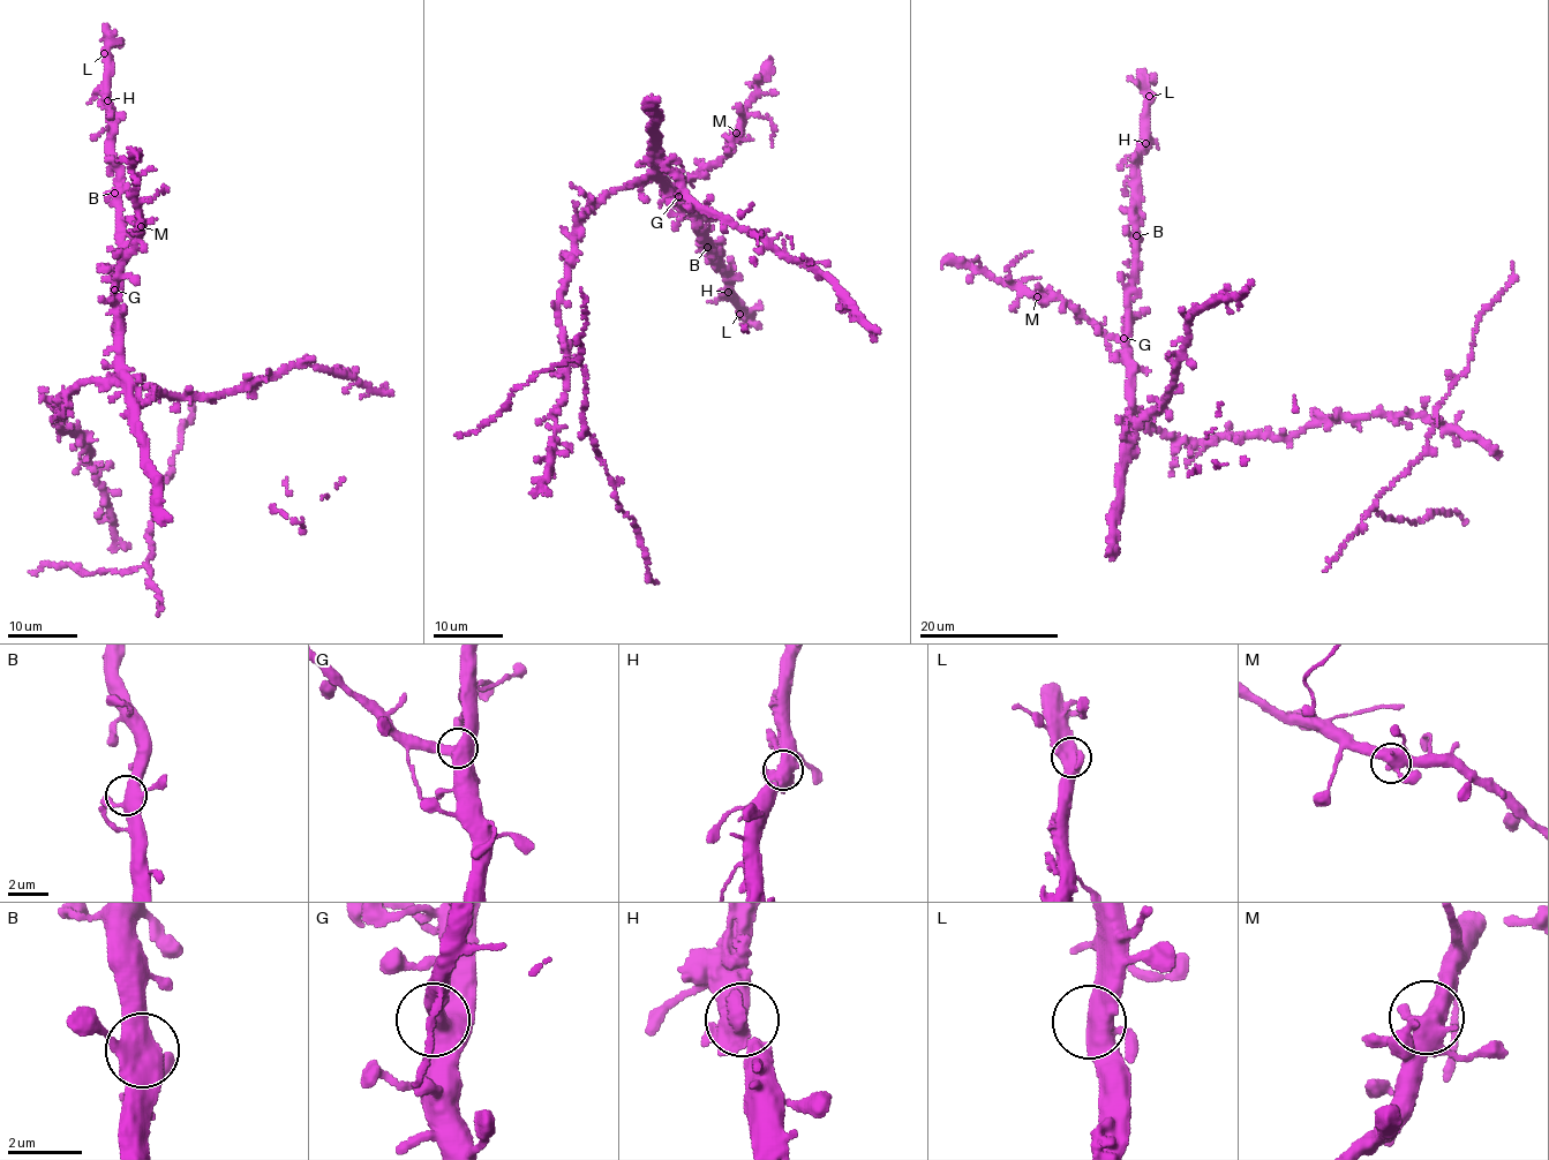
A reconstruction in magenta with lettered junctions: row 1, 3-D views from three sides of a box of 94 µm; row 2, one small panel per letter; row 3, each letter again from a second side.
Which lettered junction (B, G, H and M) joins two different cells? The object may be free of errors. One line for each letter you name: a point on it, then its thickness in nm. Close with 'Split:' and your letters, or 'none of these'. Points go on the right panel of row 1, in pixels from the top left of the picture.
Split: none of these

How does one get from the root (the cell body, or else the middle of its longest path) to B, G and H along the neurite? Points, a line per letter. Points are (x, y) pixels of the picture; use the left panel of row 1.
B: (58, 407), (57, 401), (81, 384), (113, 381), (119, 369), (121, 243), (118, 195), (114, 193)
G: (58, 407), (57, 401), (81, 384), (114, 381), (119, 369), (119, 329), (114, 290)
H: (58, 407), (57, 401), (81, 384), (113, 381), (119, 369), (118, 163), (111, 152), (106, 100)

